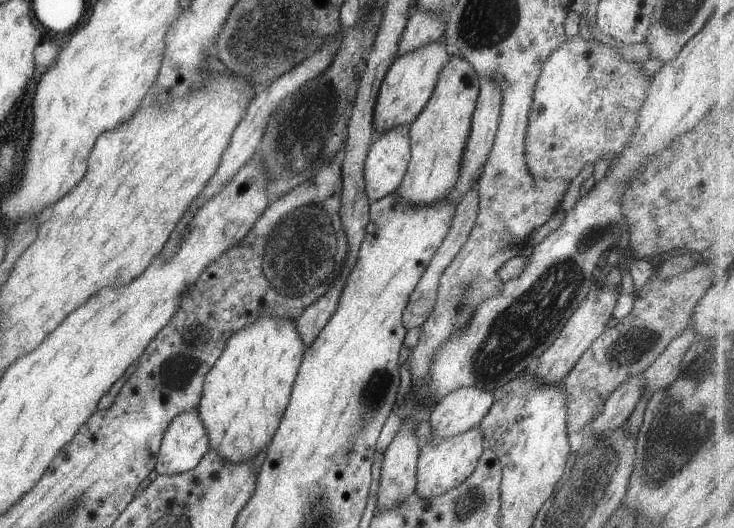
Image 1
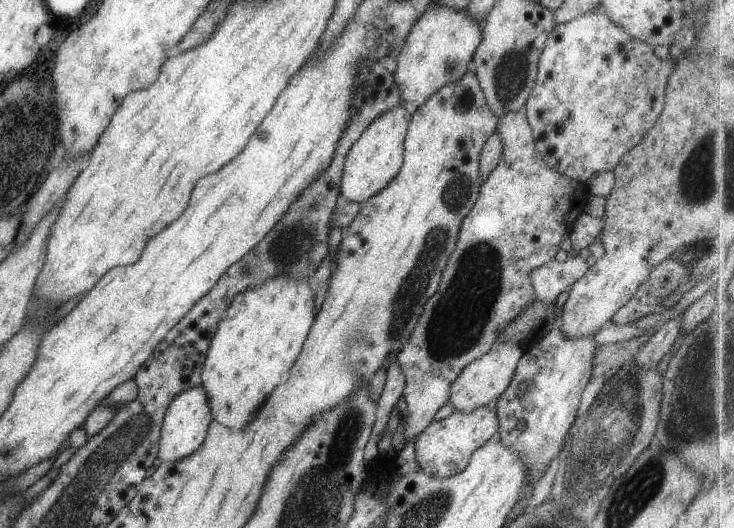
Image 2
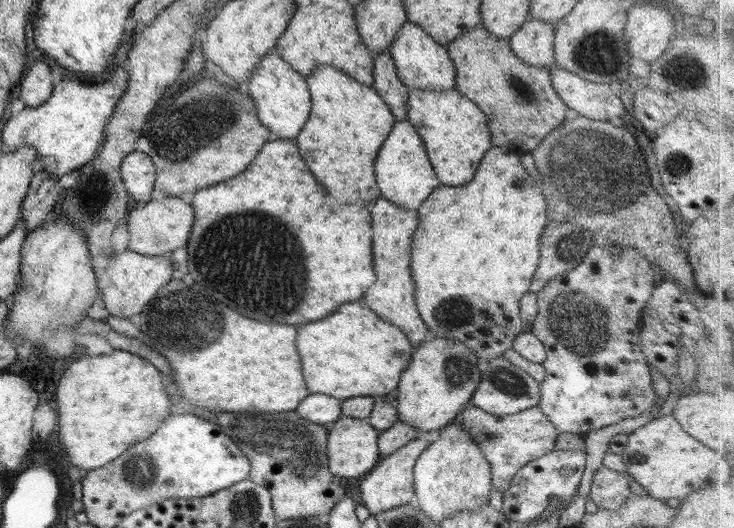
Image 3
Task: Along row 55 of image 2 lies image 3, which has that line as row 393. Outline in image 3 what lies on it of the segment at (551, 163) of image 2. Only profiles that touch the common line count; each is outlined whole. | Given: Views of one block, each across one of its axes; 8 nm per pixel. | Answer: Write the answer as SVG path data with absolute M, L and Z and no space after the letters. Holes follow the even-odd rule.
M592 246L586 257L572 270L555 276L537 292L538 316L528 330L545 346L546 360L542 366L546 376L540 382L538 407L561 432L588 433L592 429L607 427L640 416L652 405L661 405L653 387L650 365L644 356L640 340L641 311L651 298L659 273L634 248L618 247L613 256L607 248Z

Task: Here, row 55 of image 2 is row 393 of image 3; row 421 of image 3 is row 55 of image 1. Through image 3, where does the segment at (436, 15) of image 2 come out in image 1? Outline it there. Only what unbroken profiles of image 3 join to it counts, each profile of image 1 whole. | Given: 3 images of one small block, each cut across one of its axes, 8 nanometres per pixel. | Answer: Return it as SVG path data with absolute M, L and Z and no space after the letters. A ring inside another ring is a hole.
M440 41L429 42L428 46L421 46L418 50L412 50L410 54L397 56L392 66L385 74L380 90L376 96L374 106L374 118L372 128L374 134L380 136L383 132L392 130L393 126L411 124L411 122L424 110L432 90L436 86L436 78L440 70L448 64L452 55L444 50L444 44Z

